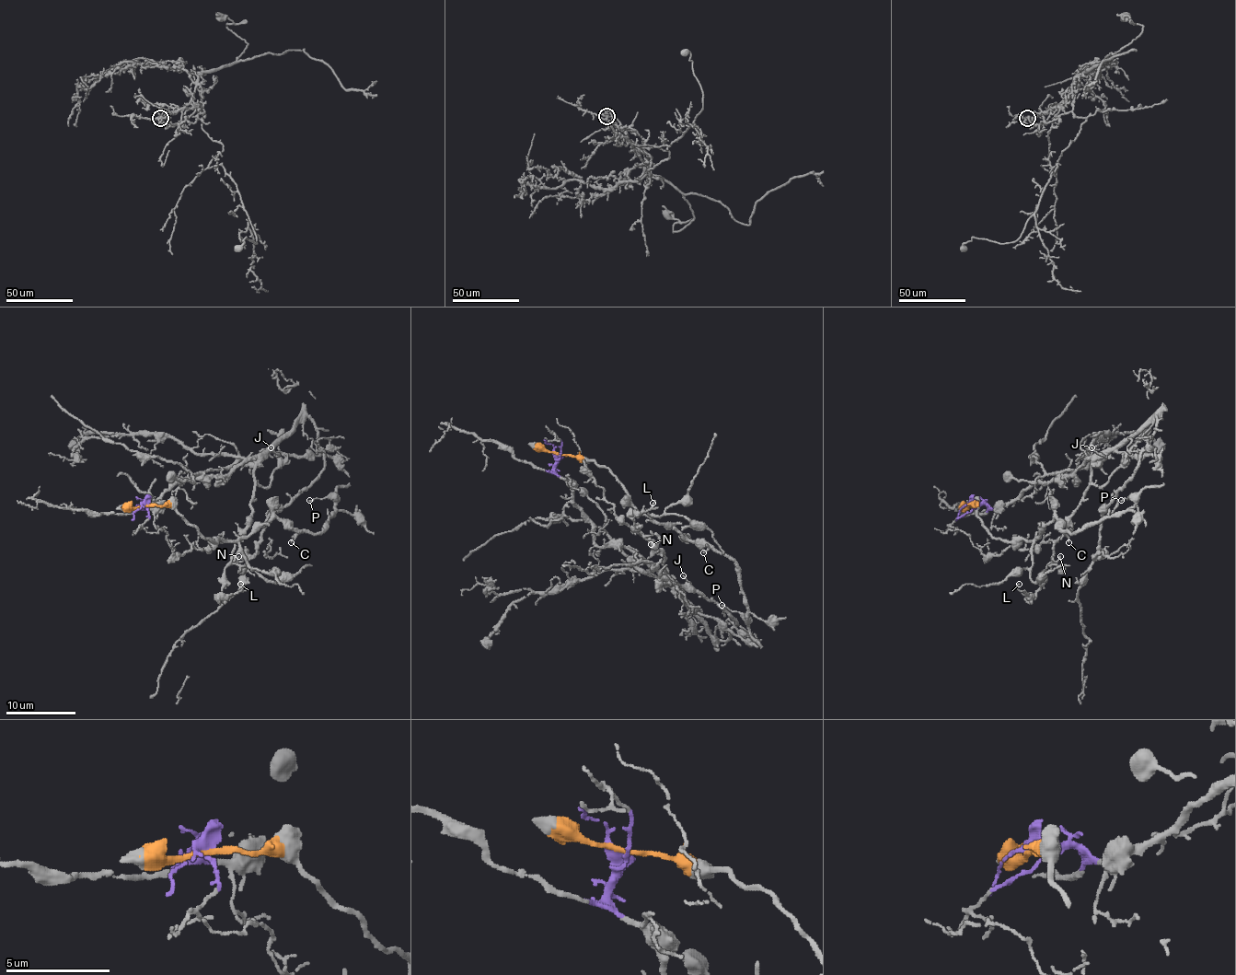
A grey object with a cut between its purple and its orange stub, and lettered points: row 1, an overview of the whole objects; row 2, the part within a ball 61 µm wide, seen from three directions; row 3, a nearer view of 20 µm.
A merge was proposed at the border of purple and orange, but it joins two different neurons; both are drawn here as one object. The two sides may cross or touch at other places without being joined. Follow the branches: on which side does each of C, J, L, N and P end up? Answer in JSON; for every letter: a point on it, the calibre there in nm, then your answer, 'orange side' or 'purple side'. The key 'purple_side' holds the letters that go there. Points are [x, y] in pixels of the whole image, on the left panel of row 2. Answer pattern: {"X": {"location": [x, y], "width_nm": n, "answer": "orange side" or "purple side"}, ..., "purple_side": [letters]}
{"C": {"location": [291, 542], "width_nm": 130, "answer": "orange side"}, "J": {"location": [271, 447], "width_nm": 90, "answer": "purple side"}, "L": {"location": [240, 584], "width_nm": 120, "answer": "purple side"}, "N": {"location": [238, 556], "width_nm": 120, "answer": "purple side"}, "P": {"location": [309, 500], "width_nm": 130, "answer": "orange side"}, "purple_side": ["J", "L", "N"]}

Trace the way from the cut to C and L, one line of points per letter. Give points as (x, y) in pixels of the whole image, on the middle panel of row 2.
C: (558, 453), (584, 457), (606, 467), (640, 512), (666, 524), (685, 538), (702, 539), (708, 545), (702, 552)
L: (557, 453), (555, 472), (594, 541), (633, 549), (664, 576), (664, 557), (637, 529), (652, 504)

